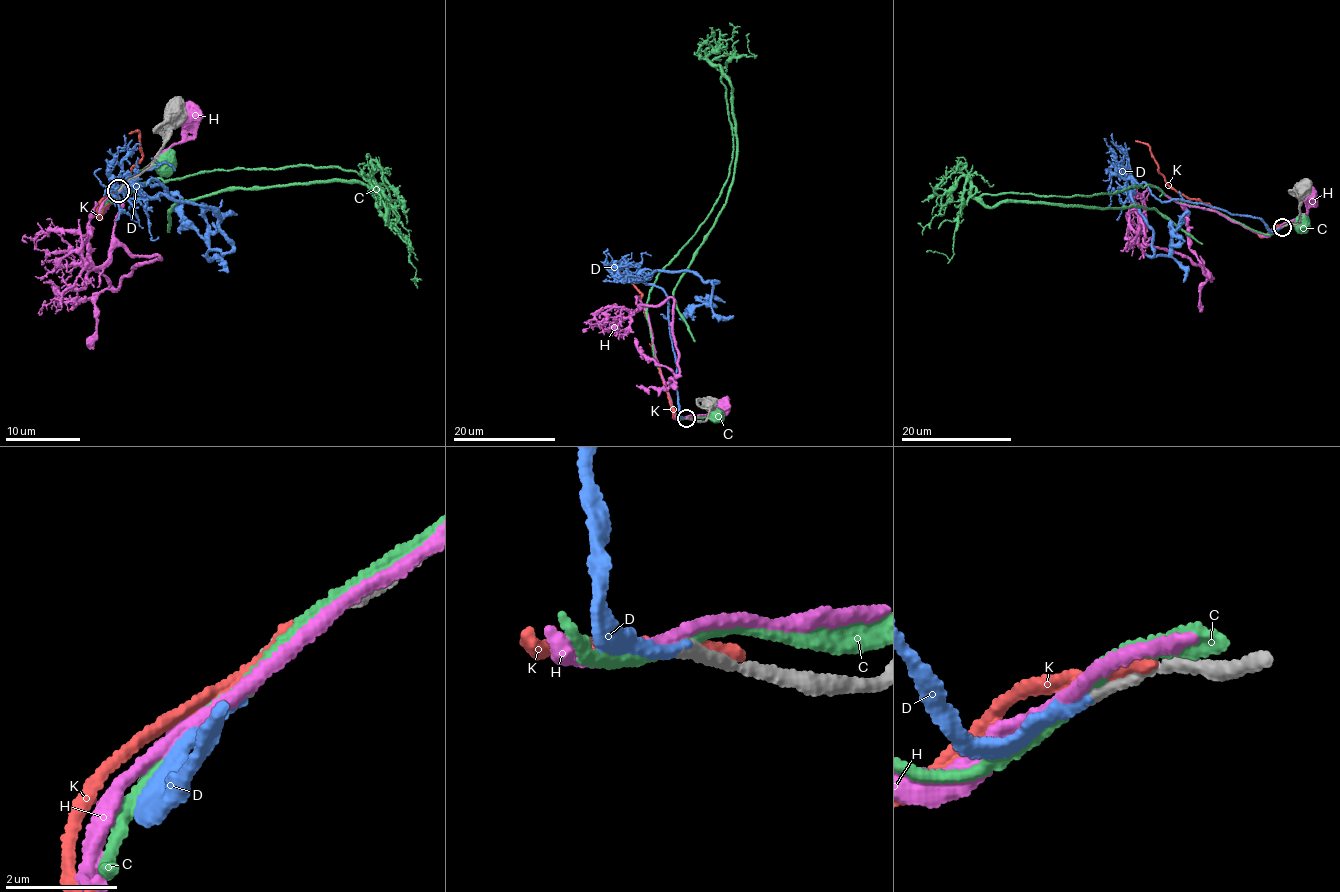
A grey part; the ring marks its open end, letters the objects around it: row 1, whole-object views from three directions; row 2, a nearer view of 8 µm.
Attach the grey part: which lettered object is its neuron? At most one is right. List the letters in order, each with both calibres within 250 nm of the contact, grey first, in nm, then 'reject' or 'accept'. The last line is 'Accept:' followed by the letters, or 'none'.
C: calibres 280 and 190 nm; reject
D: calibres 240 and 200 nm; accept
H: calibres 240 and 220 nm; reject
K: calibres 320 and 320 nm; reject
Accept: D

